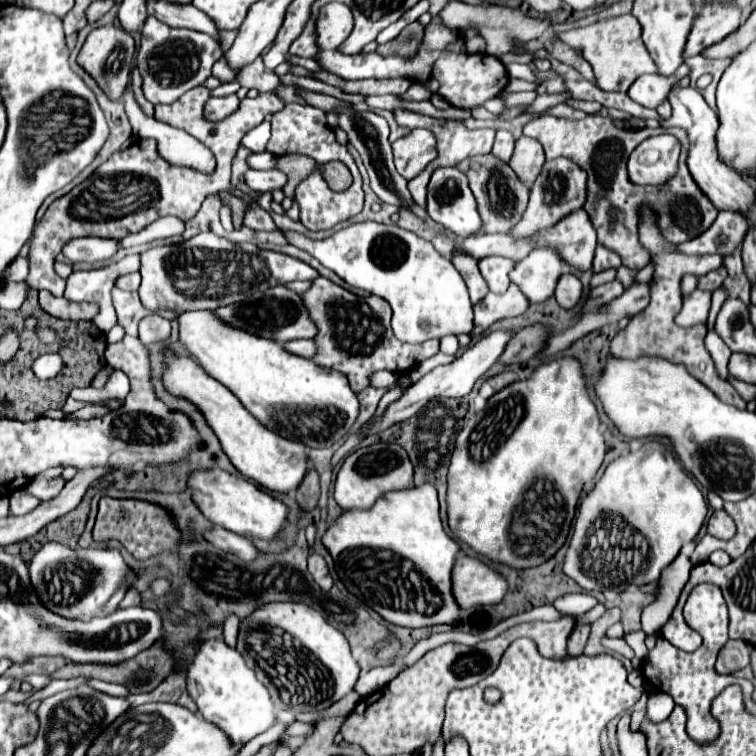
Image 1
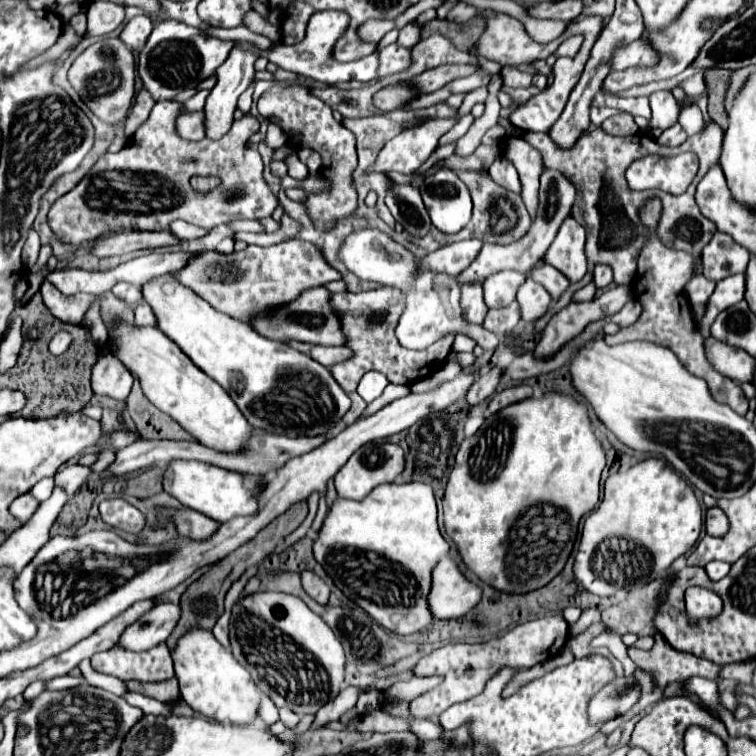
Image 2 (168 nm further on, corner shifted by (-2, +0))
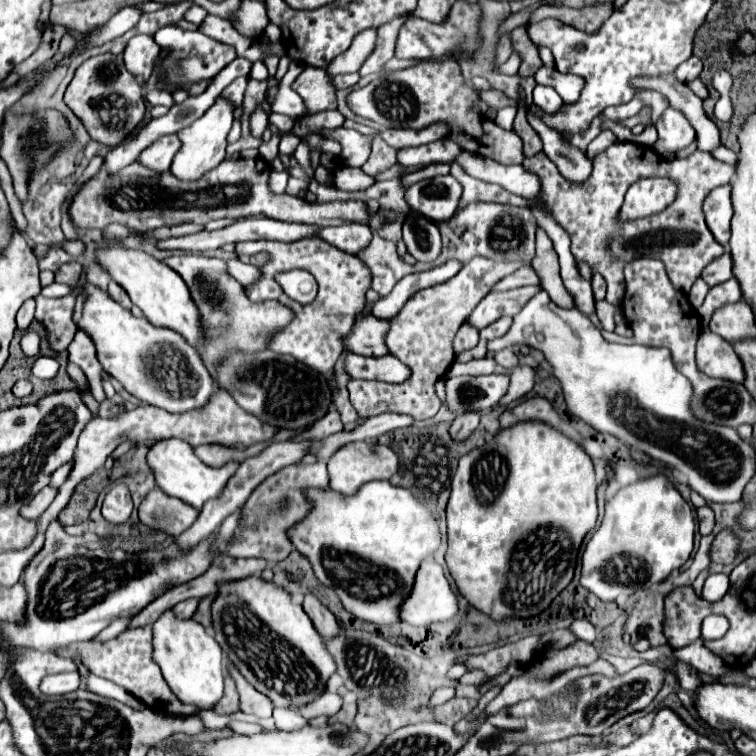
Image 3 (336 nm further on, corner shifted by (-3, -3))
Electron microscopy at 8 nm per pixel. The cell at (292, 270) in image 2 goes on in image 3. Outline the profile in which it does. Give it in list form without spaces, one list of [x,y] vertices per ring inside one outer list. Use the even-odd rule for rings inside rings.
[[[308,238],[308,240],[296,240],[296,242],[274,242],[274,240],[256,240],[240,242],[236,246],[238,256],[242,254],[254,255],[258,252],[270,254],[270,260],[260,268],[260,278],[246,286],[244,292],[250,302],[266,302],[276,300],[284,306],[288,306],[294,312],[292,322],[270,334],[266,344],[270,350],[280,354],[296,356],[296,360],[308,364],[310,368],[316,368],[318,372],[330,372],[344,352],[342,348],[342,336],[352,326],[352,320],[356,314],[364,310],[364,292],[370,288],[370,270],[352,254],[346,254],[338,250],[336,246],[320,240],[320,238]],[[292,268],[302,268],[310,272],[318,282],[318,296],[310,304],[300,304],[296,300],[290,300],[282,286],[276,282],[276,274]]]

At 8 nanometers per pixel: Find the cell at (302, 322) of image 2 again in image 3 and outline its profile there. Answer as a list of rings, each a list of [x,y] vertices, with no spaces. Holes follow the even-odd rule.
[[[358,314],[350,332],[342,338],[344,350],[360,356],[384,356],[388,354],[388,348],[384,344],[386,330],[386,320],[380,320],[374,314]]]

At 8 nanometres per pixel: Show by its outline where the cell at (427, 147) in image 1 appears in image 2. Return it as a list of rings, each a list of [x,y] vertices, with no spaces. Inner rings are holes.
[[[475,89],[475,91],[471,91],[467,97],[465,97],[465,101],[463,101],[463,105],[457,109],[457,113],[453,115],[453,117],[449,117],[449,119],[433,119],[433,121],[427,121],[427,123],[423,123],[423,125],[419,125],[419,127],[415,127],[415,129],[407,129],[407,131],[403,131],[403,133],[399,133],[397,137],[393,137],[383,149],[381,149],[381,153],[379,153],[379,157],[377,157],[377,169],[375,169],[375,163],[371,165],[371,173],[385,173],[385,171],[399,171],[399,173],[403,173],[403,175],[411,175],[415,169],[419,169],[429,157],[431,157],[431,153],[435,151],[435,147],[437,147],[437,141],[461,119],[461,117],[465,117],[469,111],[471,111],[471,107],[475,105],[475,103],[479,103],[479,101],[485,101],[485,97],[487,97],[487,89]]]

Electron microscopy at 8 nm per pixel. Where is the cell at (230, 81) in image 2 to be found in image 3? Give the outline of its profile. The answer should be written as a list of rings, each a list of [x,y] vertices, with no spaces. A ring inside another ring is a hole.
[[[218,96],[216,102],[206,110],[206,114],[202,118],[198,118],[192,126],[178,132],[178,136],[182,140],[182,148],[170,166],[172,174],[182,180],[196,180],[204,172],[214,168],[214,164],[220,164],[220,160],[224,160],[224,156],[226,156],[226,144],[228,144],[226,136],[232,128],[232,122],[234,122],[234,104],[228,98]]]

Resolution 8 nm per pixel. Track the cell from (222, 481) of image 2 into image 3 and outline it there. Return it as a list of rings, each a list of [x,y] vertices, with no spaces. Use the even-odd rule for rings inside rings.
[[[178,438],[156,442],[148,452],[148,464],[154,470],[158,488],[162,492],[166,492],[168,496],[180,498],[182,502],[194,506],[196,510],[200,510],[208,500],[220,498],[228,484],[228,478],[232,478],[238,468],[238,462],[228,462],[220,468],[212,468],[194,456],[192,446],[188,446],[184,440],[178,440]]]

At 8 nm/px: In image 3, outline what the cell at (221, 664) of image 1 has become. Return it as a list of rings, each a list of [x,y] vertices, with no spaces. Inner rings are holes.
[[[172,610],[164,612],[154,624],[154,660],[160,664],[172,692],[184,704],[210,710],[224,696],[226,676],[222,670],[222,648],[202,624],[196,624],[194,620],[178,620],[172,616]]]

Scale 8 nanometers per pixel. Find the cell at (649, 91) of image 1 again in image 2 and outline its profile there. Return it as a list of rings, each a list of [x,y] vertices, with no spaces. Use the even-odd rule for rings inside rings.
[[[657,91],[649,99],[651,99],[653,117],[649,119],[645,133],[651,131],[651,129],[663,129],[665,131],[679,121],[681,107],[679,107],[679,103],[677,103],[677,99],[673,97],[671,91]]]

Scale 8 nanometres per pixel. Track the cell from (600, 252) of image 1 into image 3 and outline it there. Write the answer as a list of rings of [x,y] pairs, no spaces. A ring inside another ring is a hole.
[[[594,272],[594,276],[592,276],[592,288],[594,288],[594,298],[596,300],[602,300],[606,296],[606,280],[604,280],[602,274]]]

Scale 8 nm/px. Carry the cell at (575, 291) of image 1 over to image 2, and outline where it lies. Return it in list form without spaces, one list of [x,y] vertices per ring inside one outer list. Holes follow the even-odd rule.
[[[543,265],[539,269],[531,269],[531,279],[533,281],[539,281],[539,285],[543,285],[551,297],[555,297],[555,301],[561,297],[561,293],[569,287],[569,281],[563,273],[559,273],[555,267],[551,265]]]

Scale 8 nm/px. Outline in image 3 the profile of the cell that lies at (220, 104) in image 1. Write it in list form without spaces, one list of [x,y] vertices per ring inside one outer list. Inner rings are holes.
[[[168,134],[168,136],[162,136],[160,140],[156,140],[152,146],[148,146],[142,154],[140,154],[140,162],[142,164],[148,164],[150,168],[158,170],[158,172],[164,172],[170,168],[176,152],[180,150],[182,142],[178,138],[178,134]]]

